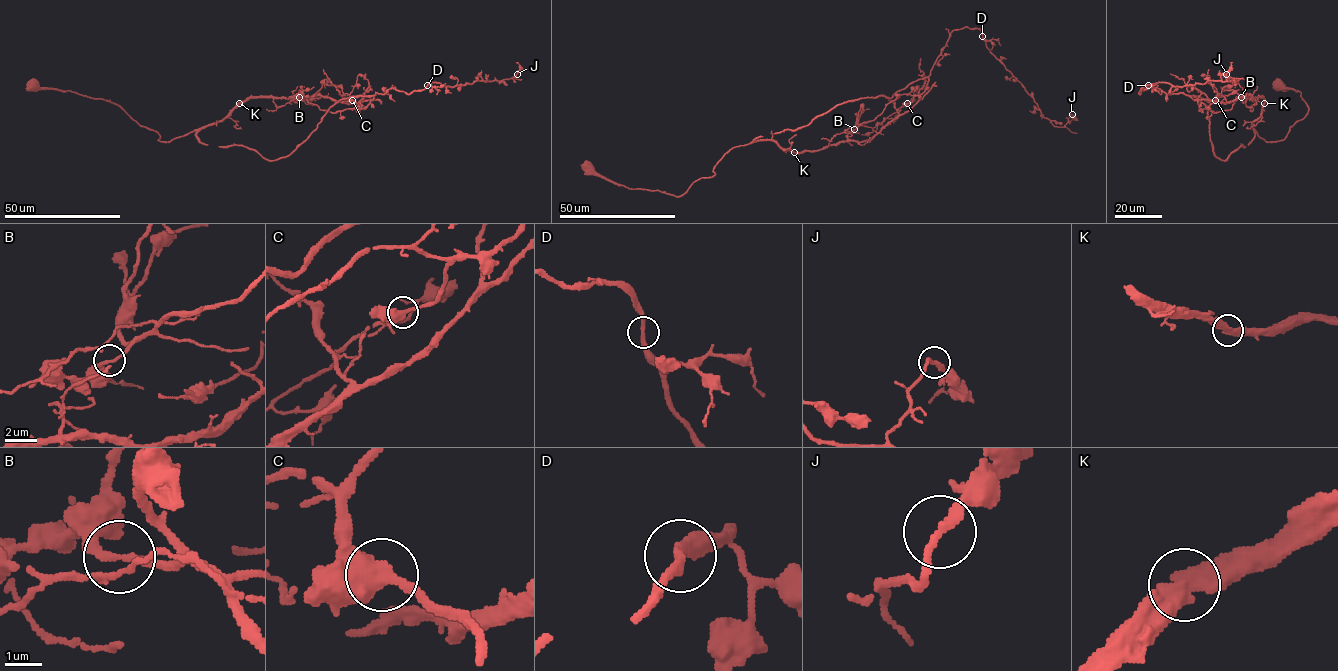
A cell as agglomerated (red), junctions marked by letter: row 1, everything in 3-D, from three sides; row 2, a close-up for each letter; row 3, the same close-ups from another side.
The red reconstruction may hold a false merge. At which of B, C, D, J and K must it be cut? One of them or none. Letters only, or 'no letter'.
no letter

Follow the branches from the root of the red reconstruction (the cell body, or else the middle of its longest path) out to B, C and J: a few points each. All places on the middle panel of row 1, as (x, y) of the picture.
B: (590, 164), (630, 188), (680, 196), (734, 147), (772, 140), (816, 151), (854, 129)
C: (590, 164), (680, 196), (734, 147), (824, 149), (902, 94), (907, 103)
J: (590, 164), (680, 196), (734, 147), (837, 145), (920, 95), (965, 27), (1054, 126), (1071, 114)

